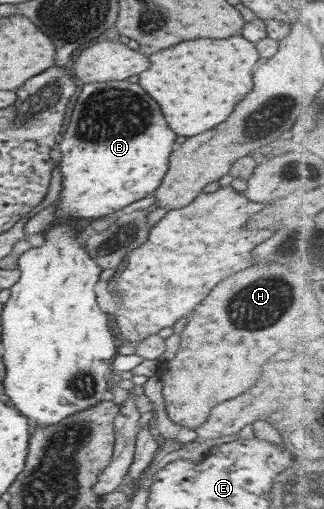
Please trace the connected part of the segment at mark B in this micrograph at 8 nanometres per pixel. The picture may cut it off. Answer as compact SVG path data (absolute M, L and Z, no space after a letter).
M127 80L86 83L84 87L80 89L80 93L78 93L78 103L74 103L74 106L72 107L72 113L70 113L70 119L68 119L66 130L61 136L58 136L57 147L60 150L60 155L62 157L60 157L60 163L57 165L58 171L60 171L60 175L62 176L62 180L60 181L62 189L59 191L58 197L60 197L60 199L58 199L55 209L60 211L62 220L69 217L72 217L72 219L91 220L100 217L109 218L112 211L118 211L118 209L130 205L132 201L138 201L138 199L142 199L142 197L152 194L158 187L158 184L160 184L162 176L167 170L170 153L176 146L176 143L174 142L176 136L177 135L174 135L174 133L168 129L168 125L166 125L166 121L164 121L164 117L162 117L158 105L144 93L144 89L138 87L136 83L130 83L130 81Z

